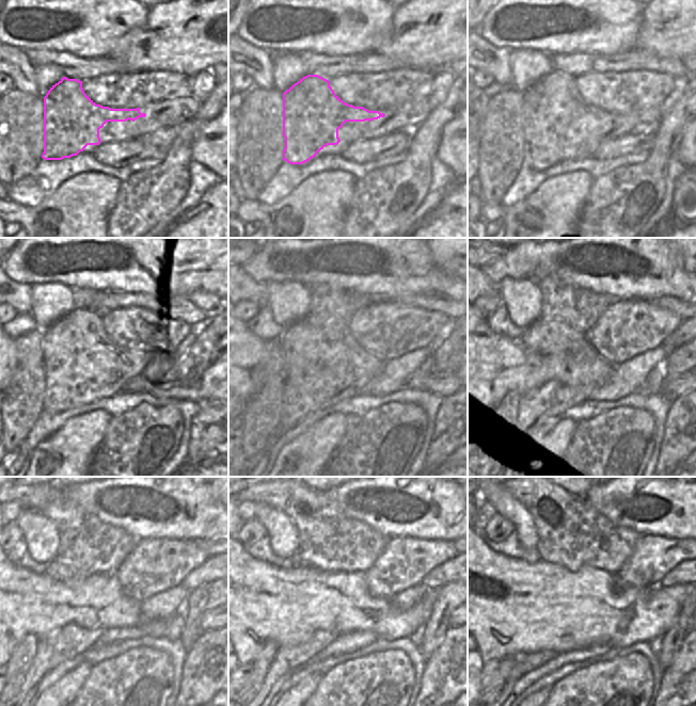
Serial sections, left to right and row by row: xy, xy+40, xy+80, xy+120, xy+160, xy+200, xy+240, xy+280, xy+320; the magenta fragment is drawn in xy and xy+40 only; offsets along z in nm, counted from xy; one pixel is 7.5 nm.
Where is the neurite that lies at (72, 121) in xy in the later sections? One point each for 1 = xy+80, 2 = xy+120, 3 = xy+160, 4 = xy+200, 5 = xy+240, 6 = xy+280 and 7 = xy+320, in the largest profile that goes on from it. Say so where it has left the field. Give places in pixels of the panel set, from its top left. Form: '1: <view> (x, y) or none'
1: xy+80 (553, 110)
2: xy+120 (75, 347)
3: xy+160 (315, 347)
4: xy+200 (568, 311)
5: xy+240 (86, 546)
6: xy+280 (329, 541)
7: xy+320 (570, 532)

